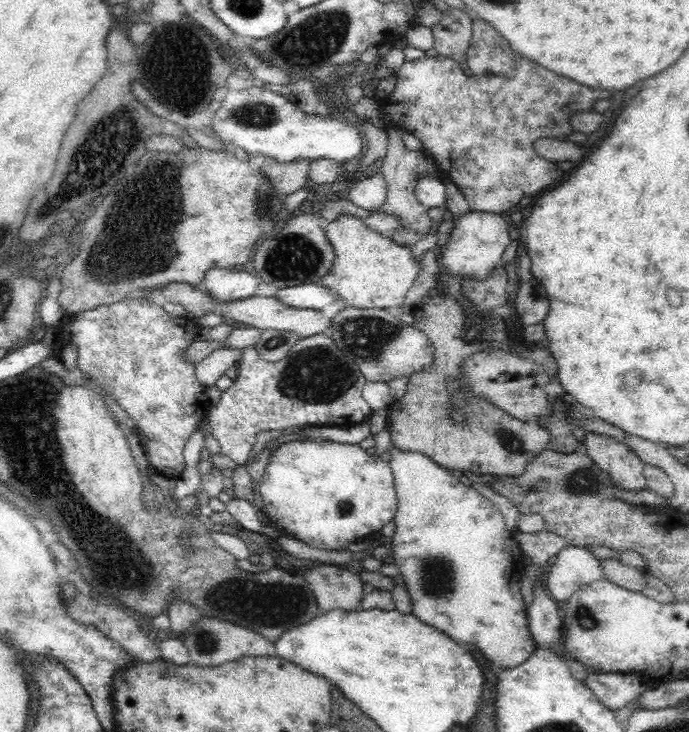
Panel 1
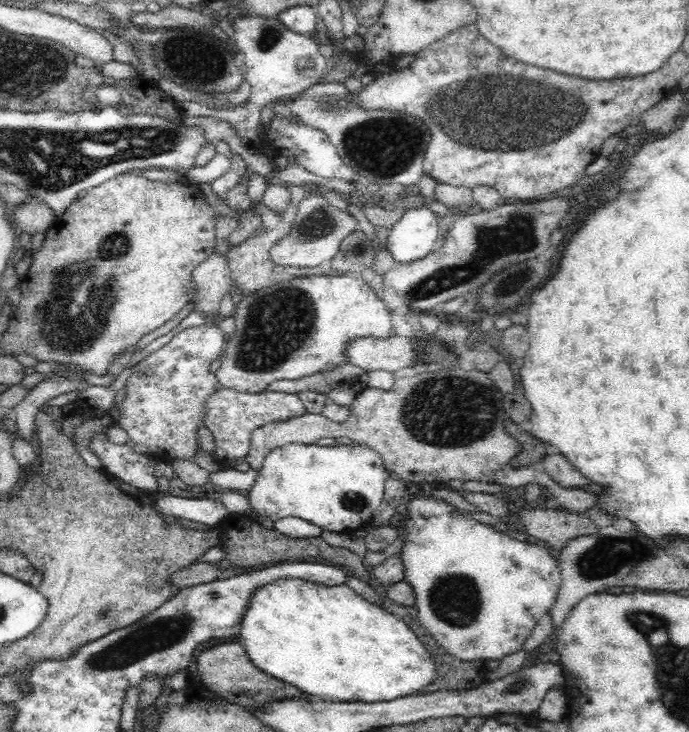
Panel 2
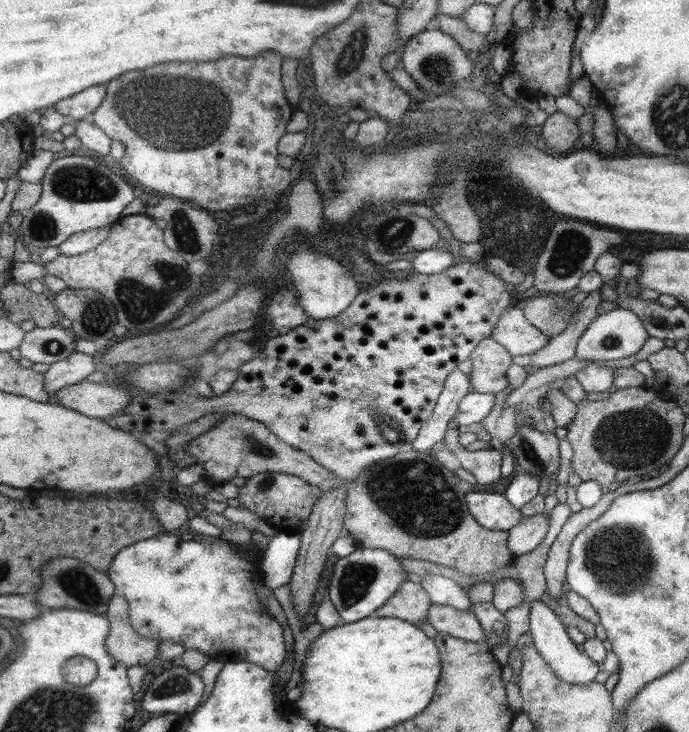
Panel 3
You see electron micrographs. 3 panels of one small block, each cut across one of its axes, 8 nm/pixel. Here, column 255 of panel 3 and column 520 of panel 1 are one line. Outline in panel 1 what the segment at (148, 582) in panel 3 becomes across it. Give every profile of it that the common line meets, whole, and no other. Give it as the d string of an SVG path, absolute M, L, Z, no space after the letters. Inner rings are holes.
M390 446L387 454L399 501L394 517L398 530L393 536L390 561L400 567L400 576L412 601L411 613L418 620L446 632L456 642L476 644L496 666L508 669L524 664L537 650L529 631L527 607L518 591L527 559L514 533L506 529L502 514L490 500L472 487L462 486L458 478L452 478L451 471L440 468L427 456L404 452L396 446Z

